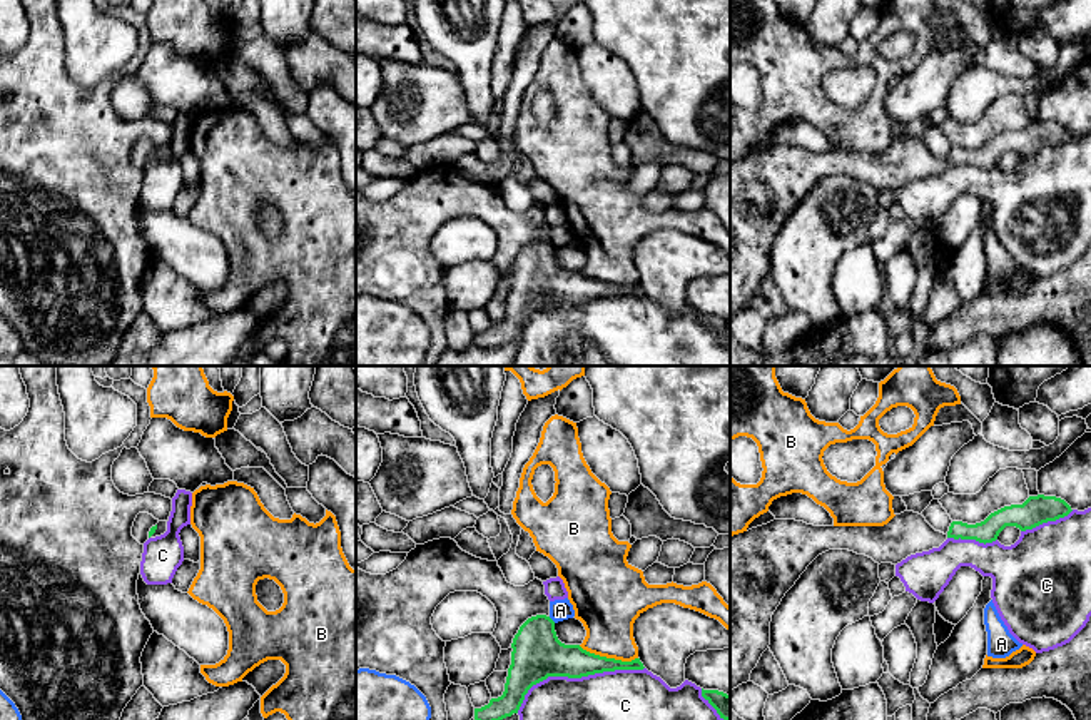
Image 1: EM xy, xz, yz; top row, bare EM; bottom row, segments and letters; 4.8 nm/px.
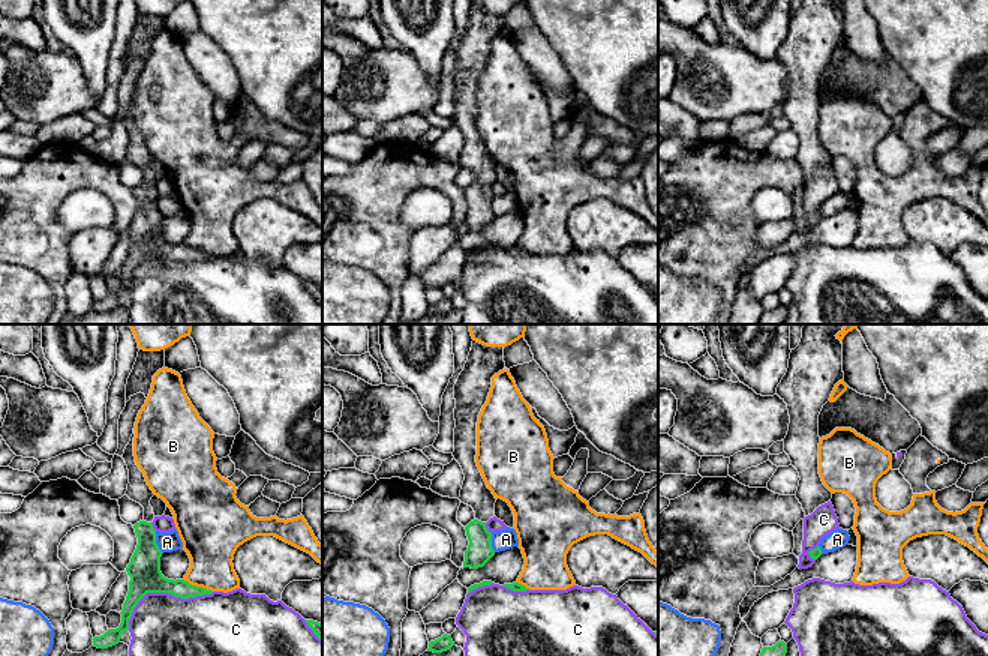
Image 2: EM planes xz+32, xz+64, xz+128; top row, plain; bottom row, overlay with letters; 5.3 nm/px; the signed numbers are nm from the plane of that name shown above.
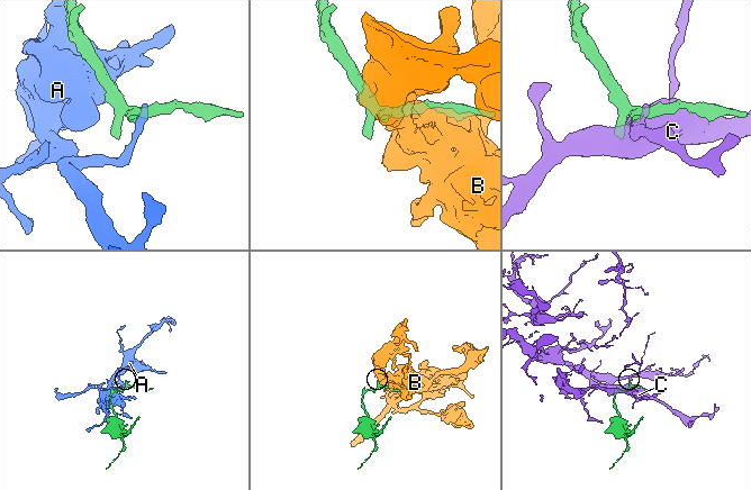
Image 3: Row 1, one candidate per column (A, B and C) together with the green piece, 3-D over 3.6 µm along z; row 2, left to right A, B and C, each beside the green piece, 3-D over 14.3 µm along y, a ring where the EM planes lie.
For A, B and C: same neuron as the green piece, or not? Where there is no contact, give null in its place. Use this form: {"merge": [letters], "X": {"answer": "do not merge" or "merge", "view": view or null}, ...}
{"merge": [], "A": {"answer": "do not merge", "view": "xz"}, "B": {"answer": "do not merge", "view": "xz"}, "C": {"answer": "do not merge", "view": "xz"}}

